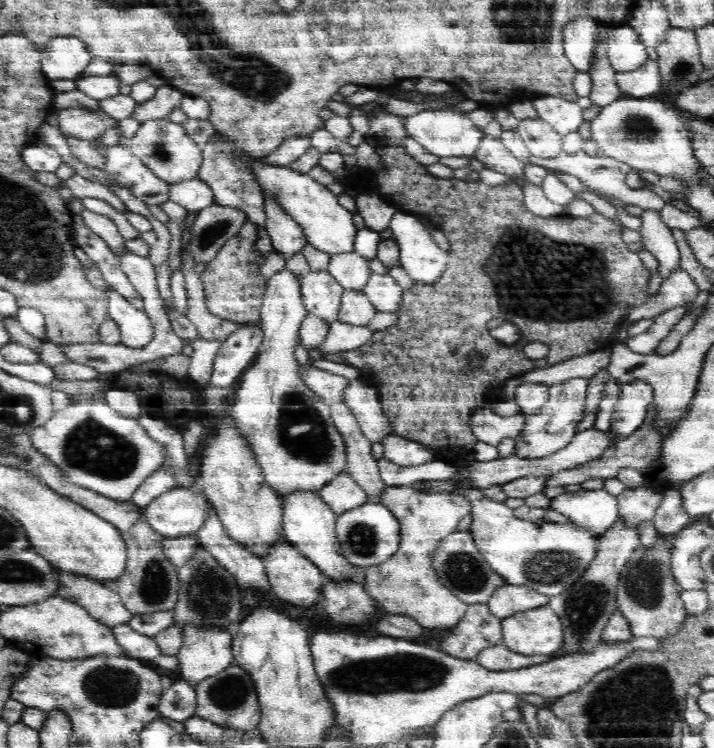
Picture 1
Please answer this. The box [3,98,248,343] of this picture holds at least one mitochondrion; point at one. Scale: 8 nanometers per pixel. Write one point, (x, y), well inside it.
(212, 232)

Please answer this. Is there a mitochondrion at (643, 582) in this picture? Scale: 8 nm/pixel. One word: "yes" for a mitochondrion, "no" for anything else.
yes

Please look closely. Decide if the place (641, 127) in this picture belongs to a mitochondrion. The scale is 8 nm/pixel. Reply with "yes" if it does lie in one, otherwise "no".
yes

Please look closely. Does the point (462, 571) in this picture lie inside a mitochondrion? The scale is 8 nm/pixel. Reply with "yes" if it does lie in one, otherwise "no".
yes

